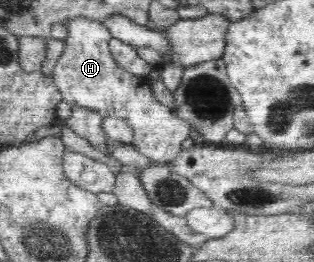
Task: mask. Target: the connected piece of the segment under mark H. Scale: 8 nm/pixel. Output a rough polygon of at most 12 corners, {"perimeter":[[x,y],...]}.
{"perimeter":[[64,22],[64,102],[123,118],[132,146],[174,161],[190,123],[112,58],[110,29]]}

